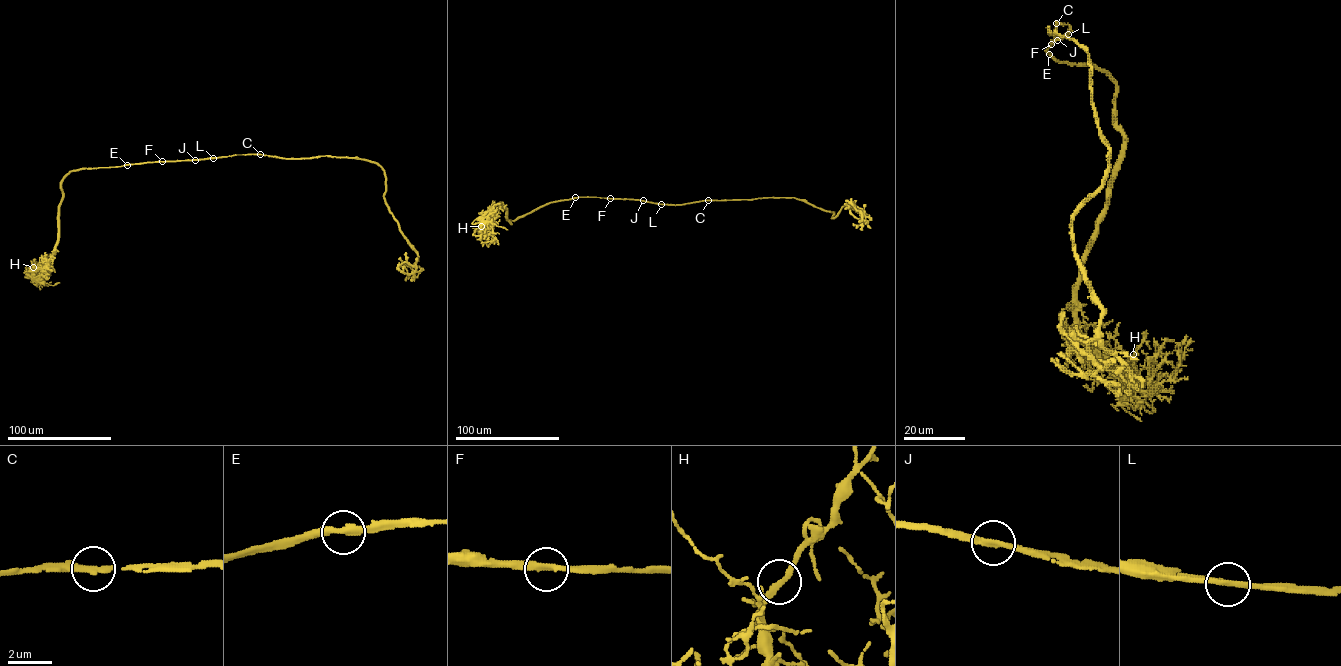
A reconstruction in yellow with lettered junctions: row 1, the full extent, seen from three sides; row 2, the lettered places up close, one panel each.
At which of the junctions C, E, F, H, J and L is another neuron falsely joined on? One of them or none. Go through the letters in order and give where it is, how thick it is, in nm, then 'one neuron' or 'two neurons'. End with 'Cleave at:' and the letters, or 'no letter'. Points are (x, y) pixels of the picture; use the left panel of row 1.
C: place (260, 154); calibre 320 nm; one neuron
E: place (127, 165); calibre 300 nm; one neuron
F: place (162, 161); calibre 300 nm; one neuron
H: place (33, 267); calibre 280 nm; one neuron
J: place (195, 160); calibre 280 nm; one neuron
L: place (213, 158); calibre 320 nm; one neuron
Cleave at: no letter

